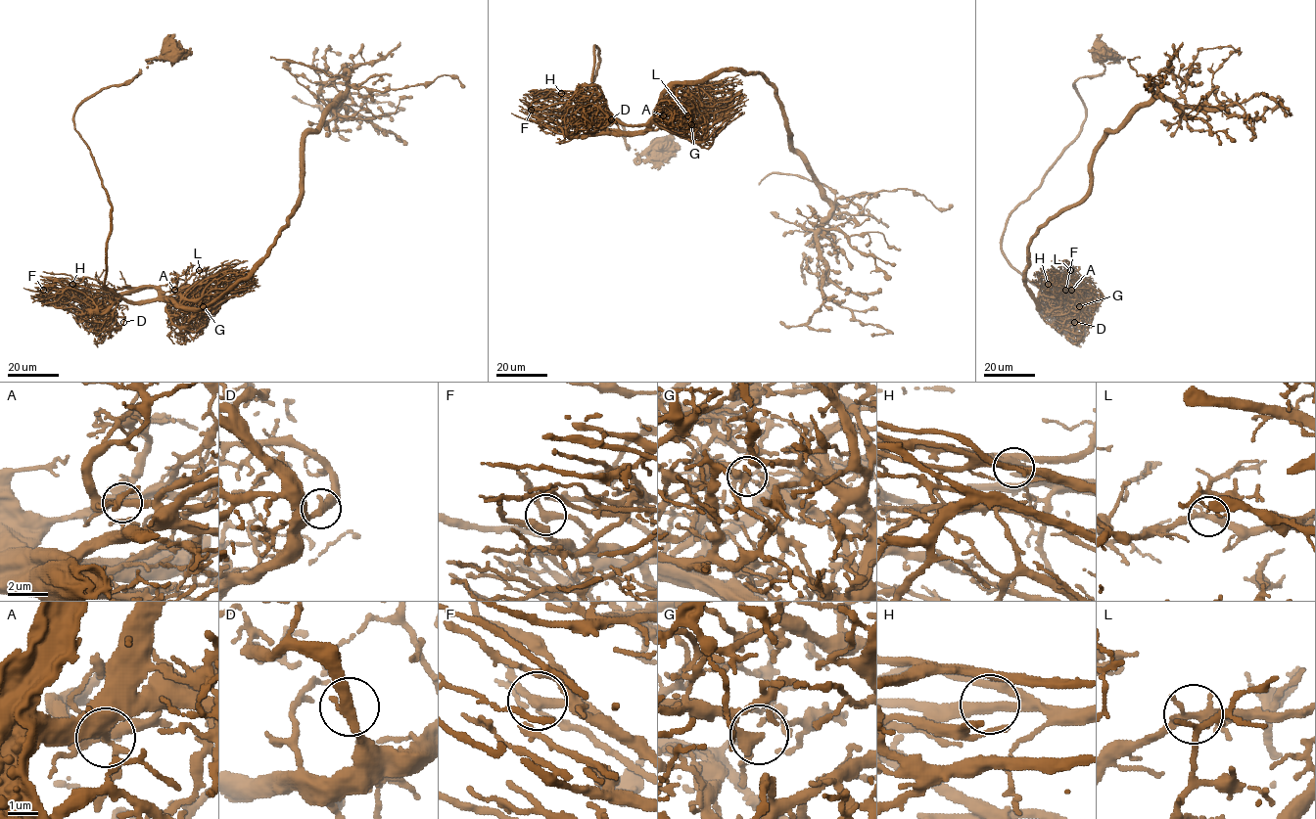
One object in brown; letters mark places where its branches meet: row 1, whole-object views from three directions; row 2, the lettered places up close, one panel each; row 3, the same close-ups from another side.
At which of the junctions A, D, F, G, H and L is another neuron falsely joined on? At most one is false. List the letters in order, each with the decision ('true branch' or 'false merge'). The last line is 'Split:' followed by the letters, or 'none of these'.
A: true branch
D: true branch
F: true branch
G: true branch
H: true branch
L: true branch
Split: none of these

